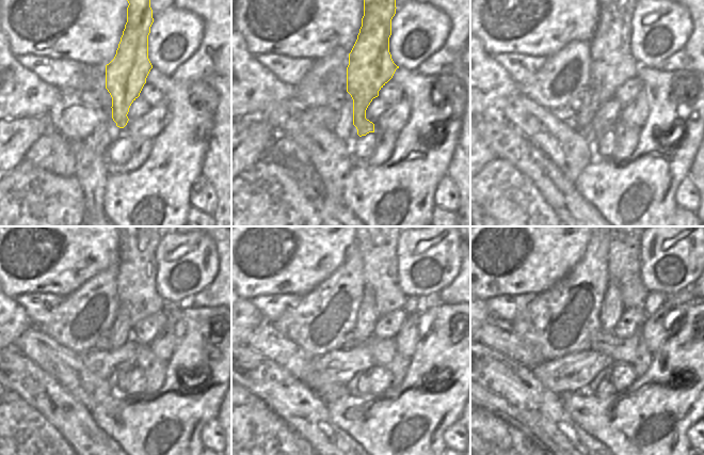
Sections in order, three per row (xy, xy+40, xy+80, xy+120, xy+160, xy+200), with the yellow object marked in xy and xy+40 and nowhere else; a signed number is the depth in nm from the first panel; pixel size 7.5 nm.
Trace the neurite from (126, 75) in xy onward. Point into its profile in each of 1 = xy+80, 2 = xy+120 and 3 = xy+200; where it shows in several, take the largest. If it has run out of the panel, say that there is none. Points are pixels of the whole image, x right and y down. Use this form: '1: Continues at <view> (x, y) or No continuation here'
1: Continues at xy+80 (612, 63)
2: Continues at xy+120 (137, 281)
3: Continues at xy+200 (623, 261).

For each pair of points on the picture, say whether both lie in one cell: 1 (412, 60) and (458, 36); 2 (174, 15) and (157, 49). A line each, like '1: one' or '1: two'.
1: two
2: one

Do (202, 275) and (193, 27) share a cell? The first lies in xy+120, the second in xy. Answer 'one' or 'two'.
one

